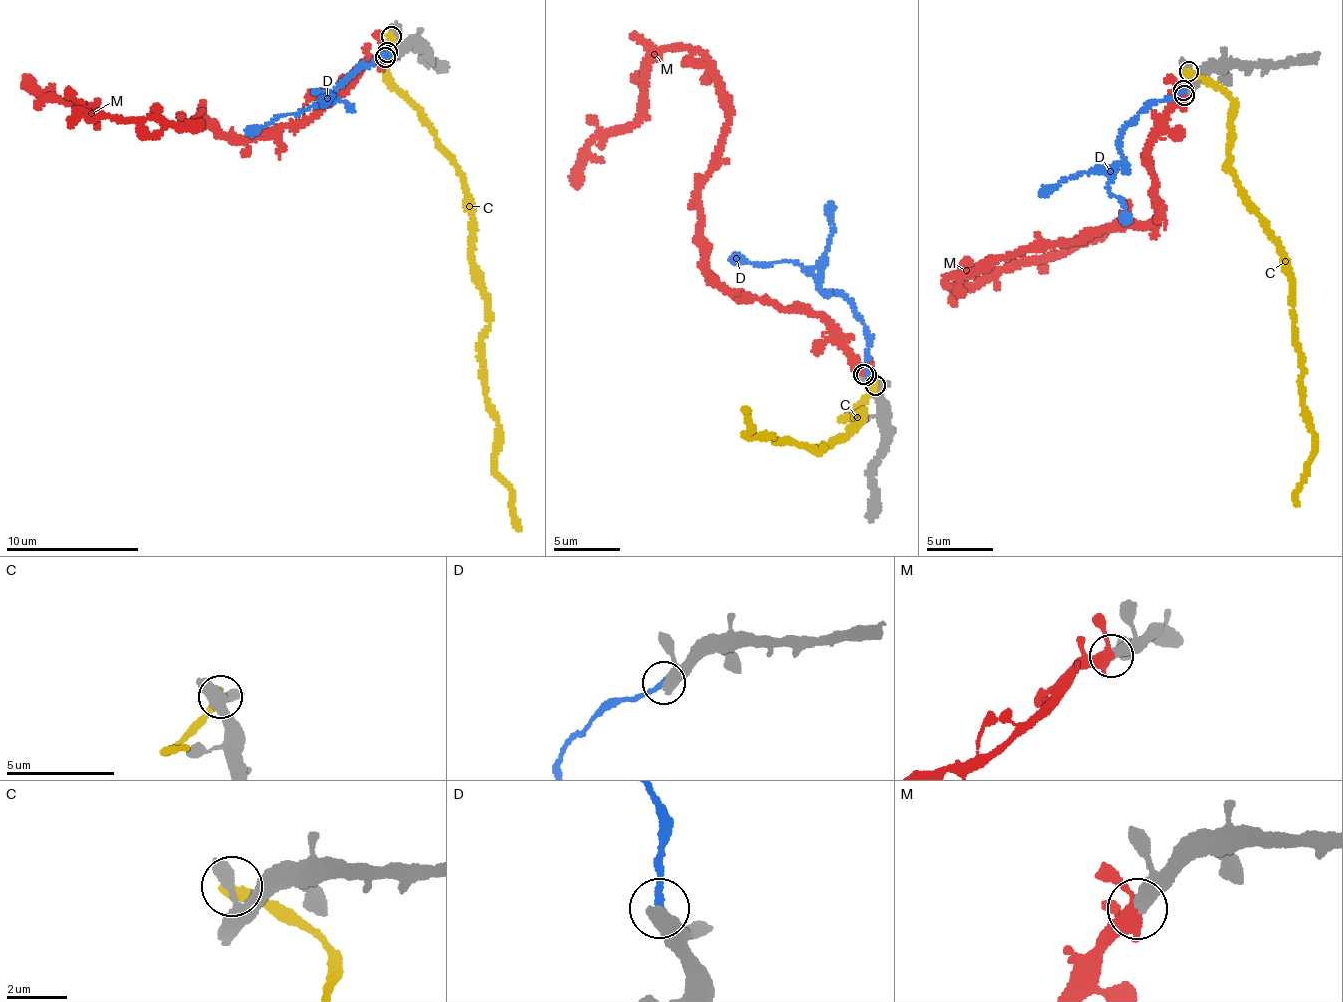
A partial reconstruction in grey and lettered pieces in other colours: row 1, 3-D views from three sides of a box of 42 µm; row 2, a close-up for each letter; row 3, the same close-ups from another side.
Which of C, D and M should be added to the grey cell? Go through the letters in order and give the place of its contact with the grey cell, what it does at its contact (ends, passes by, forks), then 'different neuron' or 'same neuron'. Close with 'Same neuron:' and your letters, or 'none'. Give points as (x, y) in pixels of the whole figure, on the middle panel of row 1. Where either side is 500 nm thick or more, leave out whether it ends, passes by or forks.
C: contact (875, 385); different neuron
D: contact (866, 375); different neuron
M: contact (863, 374); it passes by; same neuron
Same neuron: M

